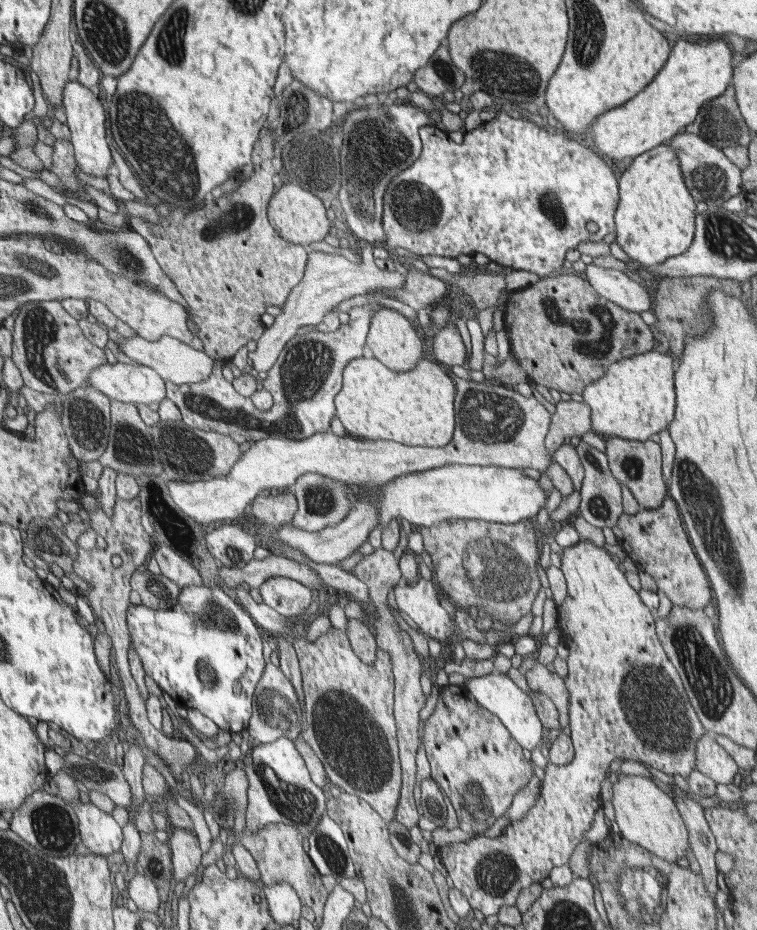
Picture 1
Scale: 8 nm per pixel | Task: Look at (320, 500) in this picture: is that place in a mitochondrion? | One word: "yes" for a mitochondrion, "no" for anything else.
yes

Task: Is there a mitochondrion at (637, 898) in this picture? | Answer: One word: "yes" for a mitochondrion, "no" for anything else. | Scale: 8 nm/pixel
yes

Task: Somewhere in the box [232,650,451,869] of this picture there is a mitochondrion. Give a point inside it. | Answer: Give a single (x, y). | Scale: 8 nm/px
(372, 770)

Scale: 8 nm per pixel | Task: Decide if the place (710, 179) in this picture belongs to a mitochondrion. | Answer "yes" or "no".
yes

